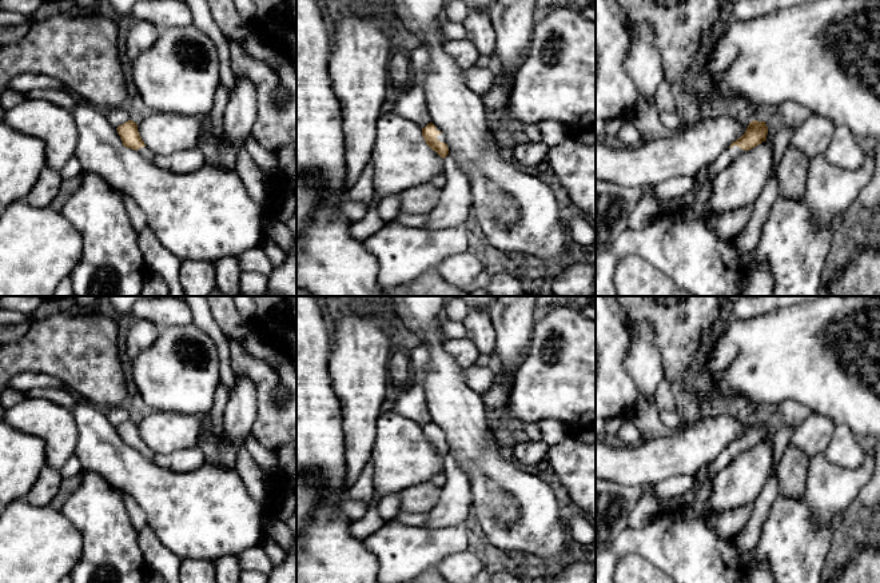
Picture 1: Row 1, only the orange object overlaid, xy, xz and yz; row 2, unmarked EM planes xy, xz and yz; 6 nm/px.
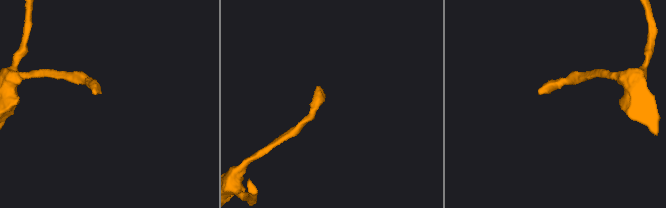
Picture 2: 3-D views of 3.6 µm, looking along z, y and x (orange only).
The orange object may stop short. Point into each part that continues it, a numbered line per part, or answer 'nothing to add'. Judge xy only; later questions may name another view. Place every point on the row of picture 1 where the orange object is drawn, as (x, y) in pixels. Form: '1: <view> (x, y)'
1: xy (146, 152)

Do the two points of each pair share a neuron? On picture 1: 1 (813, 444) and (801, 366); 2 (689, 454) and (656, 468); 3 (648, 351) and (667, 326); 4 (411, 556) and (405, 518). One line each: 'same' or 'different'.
1: different
2: same
3: different
4: different

